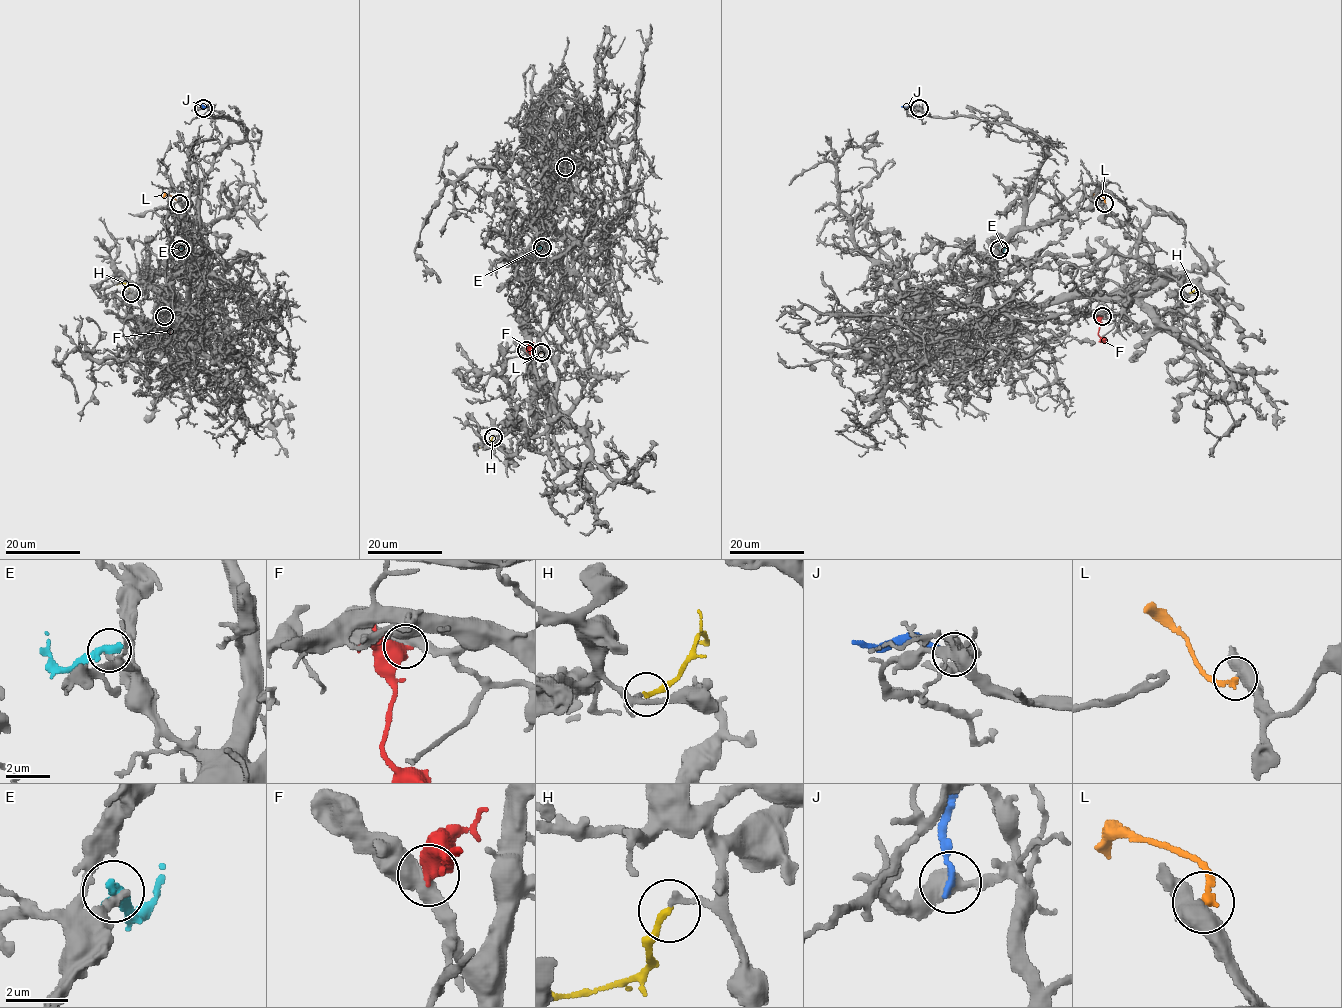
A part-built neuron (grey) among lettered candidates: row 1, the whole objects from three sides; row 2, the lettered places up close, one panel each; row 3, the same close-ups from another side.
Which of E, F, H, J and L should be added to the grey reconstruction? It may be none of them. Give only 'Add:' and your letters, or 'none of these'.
Add: none of these

